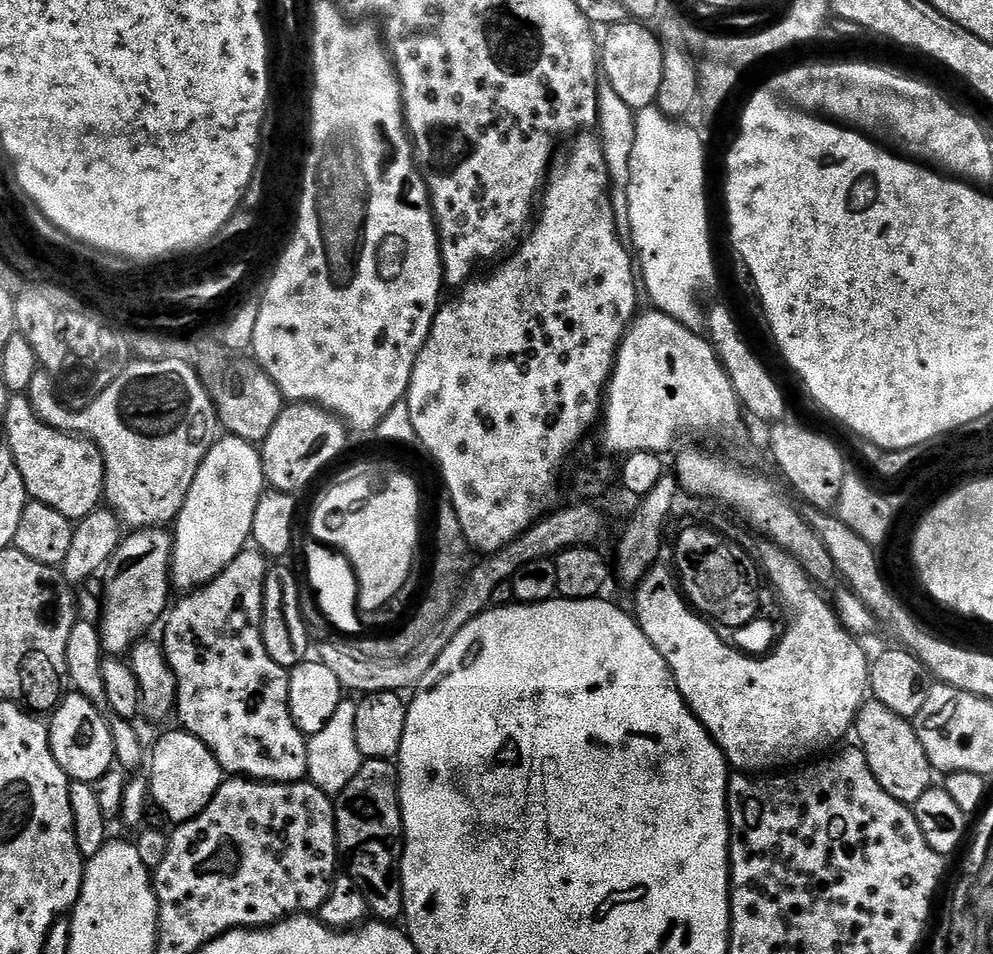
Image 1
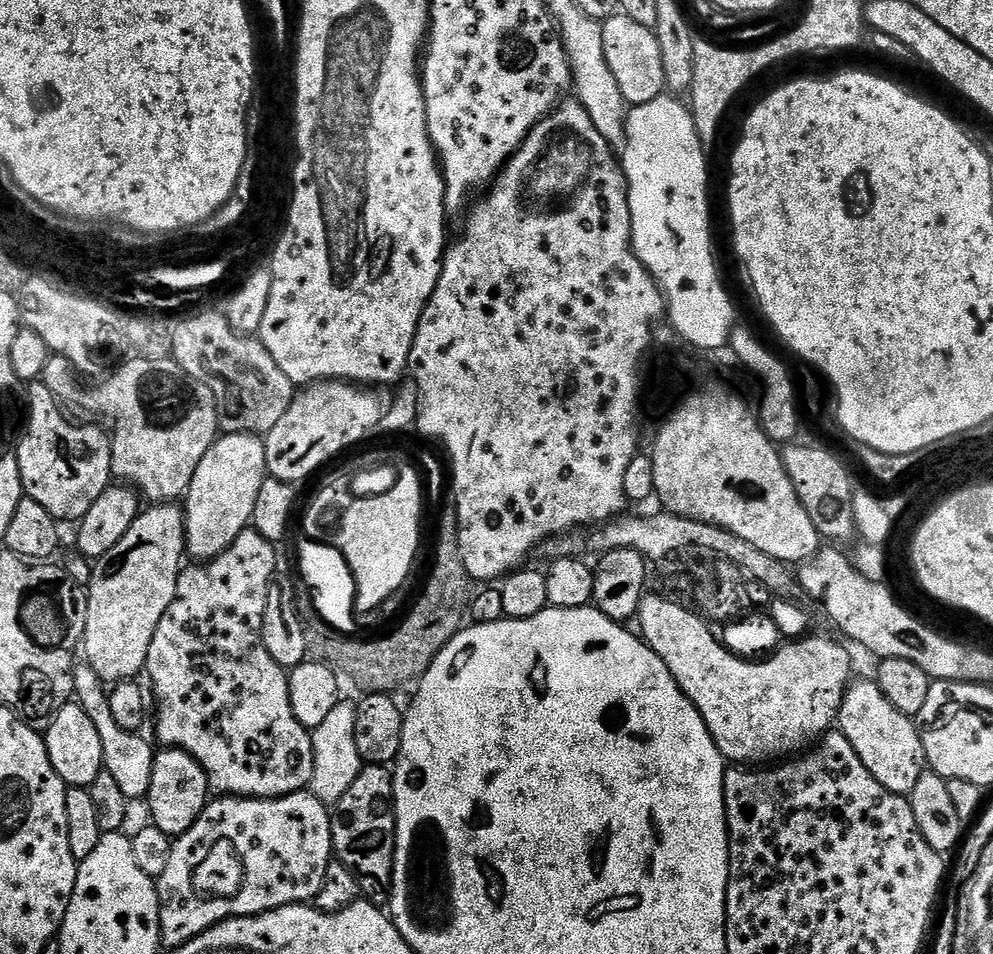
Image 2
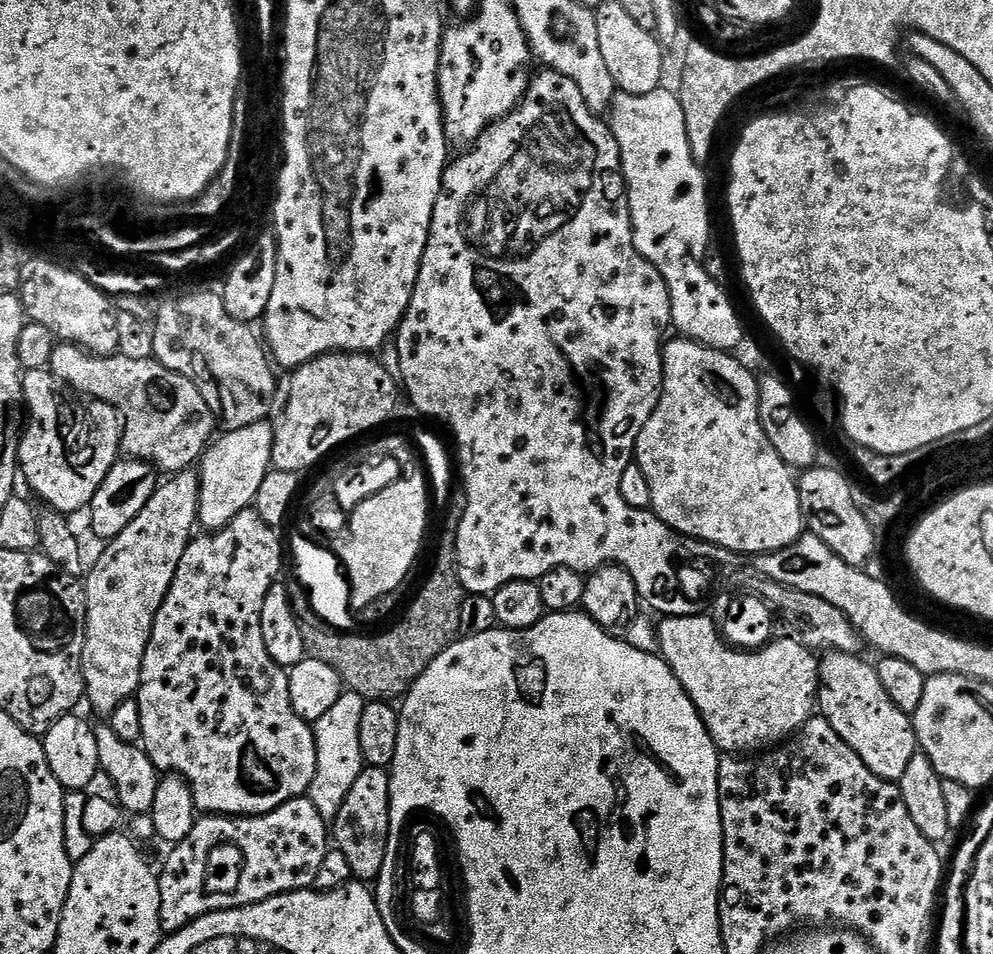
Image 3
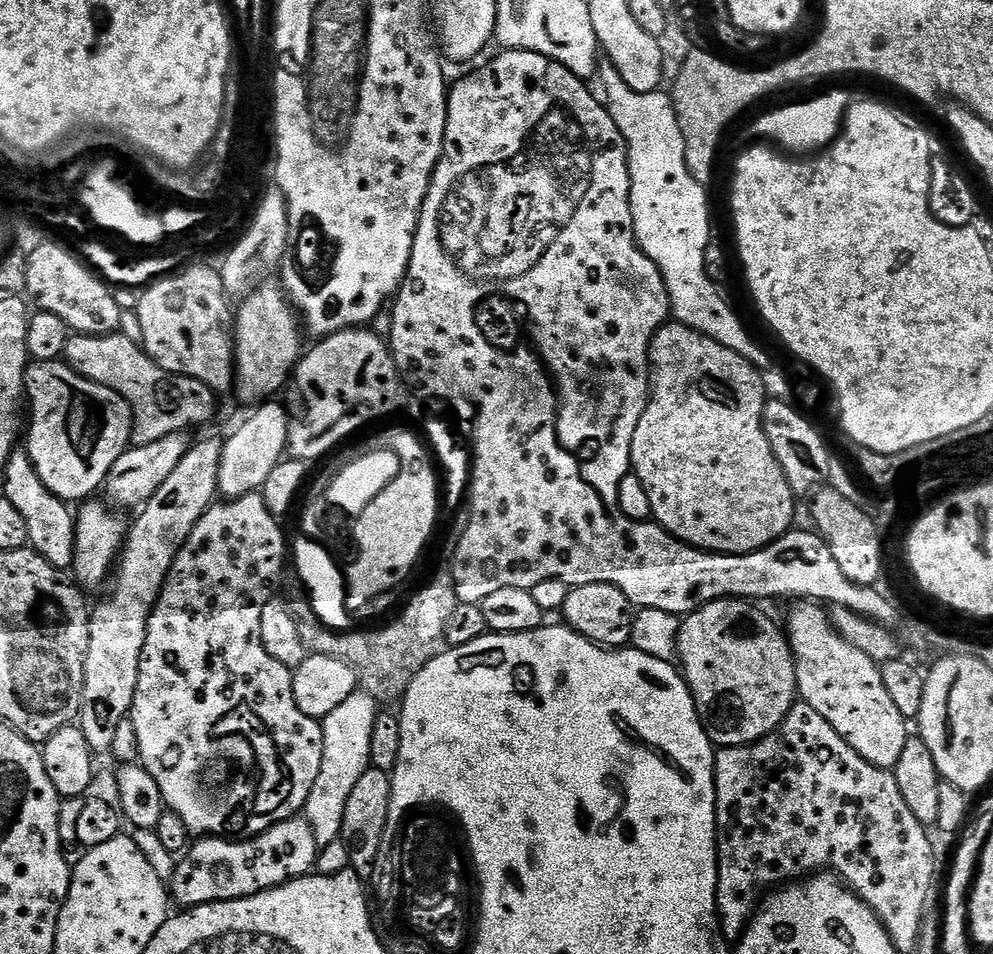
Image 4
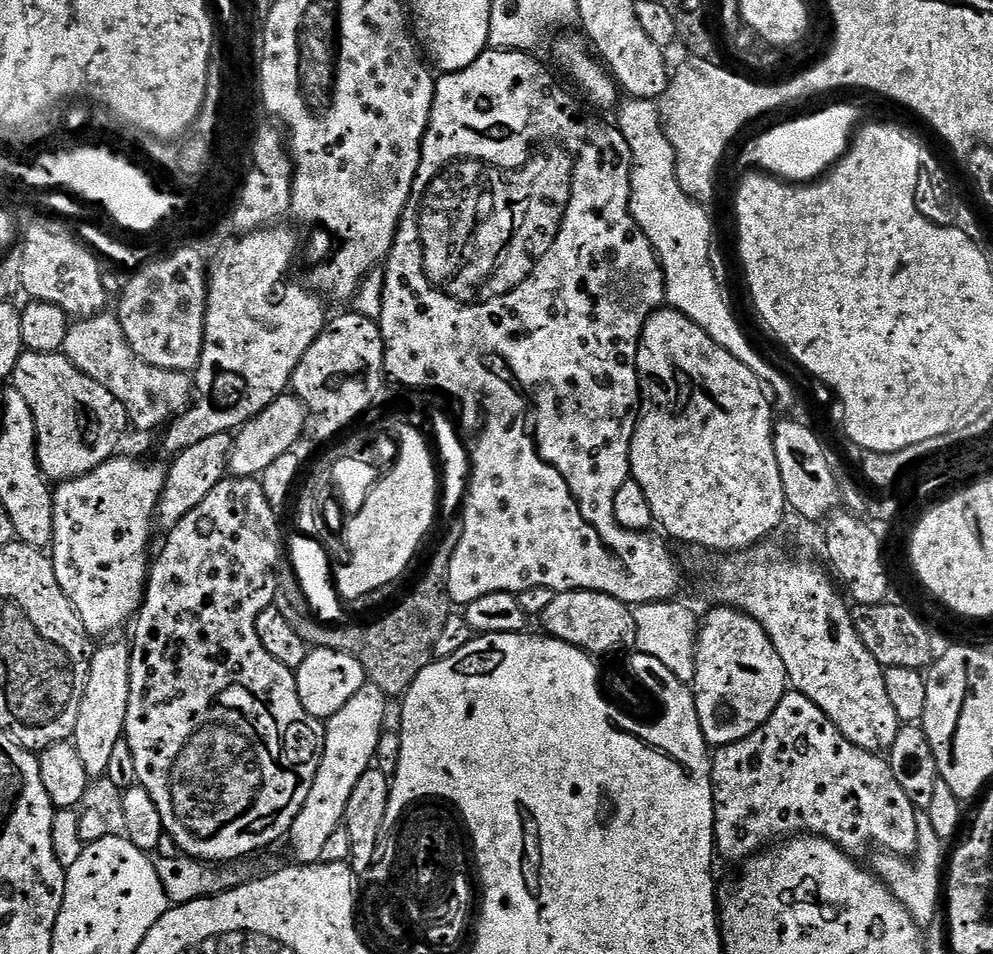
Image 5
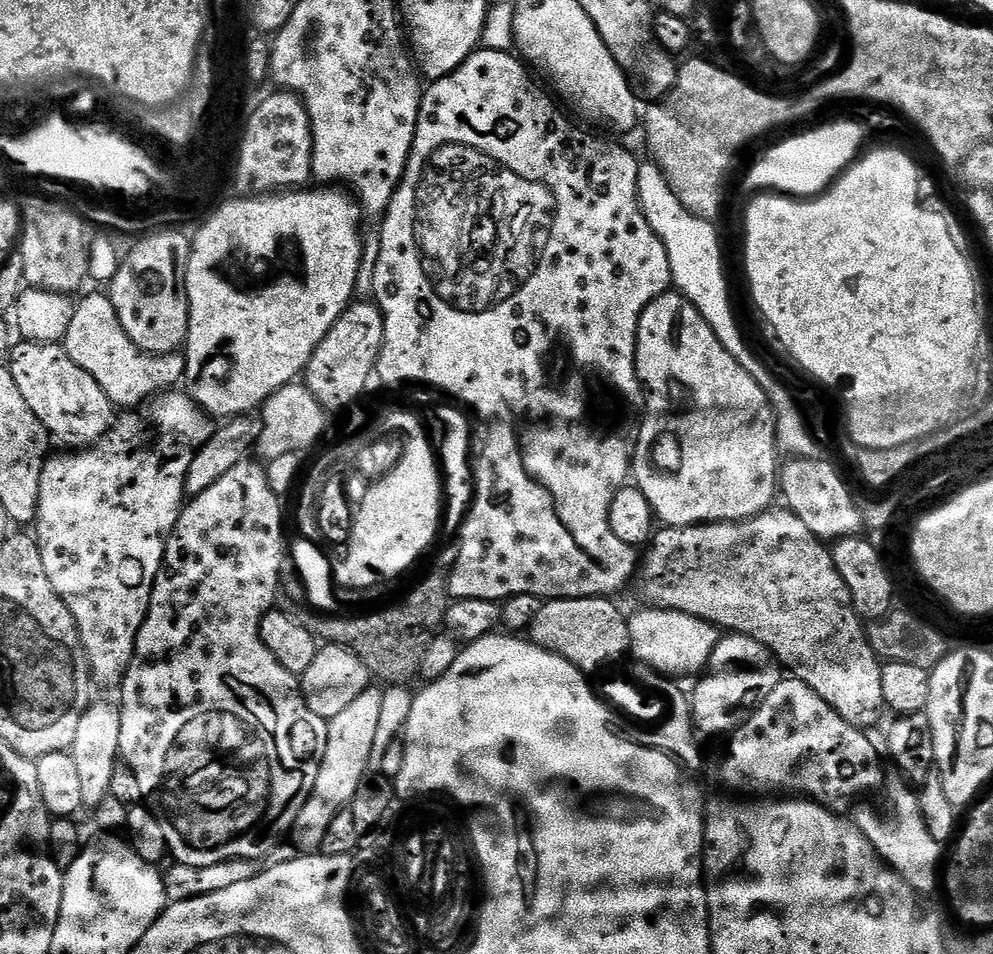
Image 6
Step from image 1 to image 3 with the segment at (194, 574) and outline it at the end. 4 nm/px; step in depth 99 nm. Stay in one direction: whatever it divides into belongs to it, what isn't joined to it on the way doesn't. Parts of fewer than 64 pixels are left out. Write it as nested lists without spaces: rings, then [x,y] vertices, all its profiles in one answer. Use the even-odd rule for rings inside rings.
[[[271,423],[251,424],[242,430],[225,431],[224,437],[213,439],[208,445],[202,459],[198,464],[200,478],[200,515],[201,525],[208,530],[215,530],[229,524],[235,516],[242,514],[242,510],[253,507],[258,494],[258,486],[262,486],[262,478],[272,468],[272,438],[274,428]]]

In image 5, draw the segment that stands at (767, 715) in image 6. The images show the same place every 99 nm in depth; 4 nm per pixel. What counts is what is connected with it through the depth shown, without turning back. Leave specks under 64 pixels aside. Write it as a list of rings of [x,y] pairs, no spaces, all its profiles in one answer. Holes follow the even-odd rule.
[[[789,690],[774,714],[754,734],[733,744],[719,745],[711,753],[716,850],[728,860],[743,862],[763,853],[770,842],[801,834],[820,836],[841,848],[847,856],[860,858],[867,848],[908,858],[918,842],[918,810],[906,798],[894,770],[883,755],[854,746],[826,718],[826,714],[801,692]]]

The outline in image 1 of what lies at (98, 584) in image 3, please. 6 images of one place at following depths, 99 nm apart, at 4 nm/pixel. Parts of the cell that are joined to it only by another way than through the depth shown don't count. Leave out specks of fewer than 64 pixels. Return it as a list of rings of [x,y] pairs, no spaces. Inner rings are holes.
[[[145,528],[128,535],[121,539],[118,550],[106,565],[104,621],[99,621],[98,627],[100,644],[108,654],[127,653],[133,645],[139,644],[145,635],[143,632],[150,631],[156,623],[157,627],[169,611],[168,592],[173,591],[173,533],[164,528]]]

